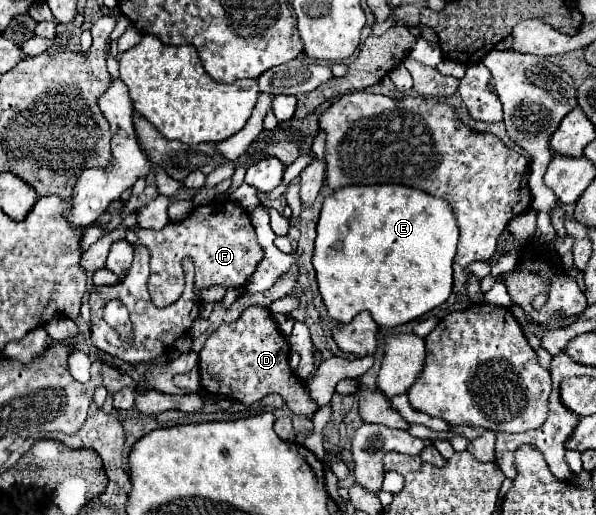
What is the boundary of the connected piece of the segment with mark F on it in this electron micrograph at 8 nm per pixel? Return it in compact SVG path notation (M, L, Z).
M232 201L196 207L182 221L170 221L160 231L138 229L136 235L138 243L144 245L150 253L148 293L158 307L166 307L180 297L184 257L192 257L196 261L196 277L194 277L196 291L212 285L242 287L246 285L246 281L250 279L250 275L256 271L258 263L264 257L264 249L258 245L250 215Z

